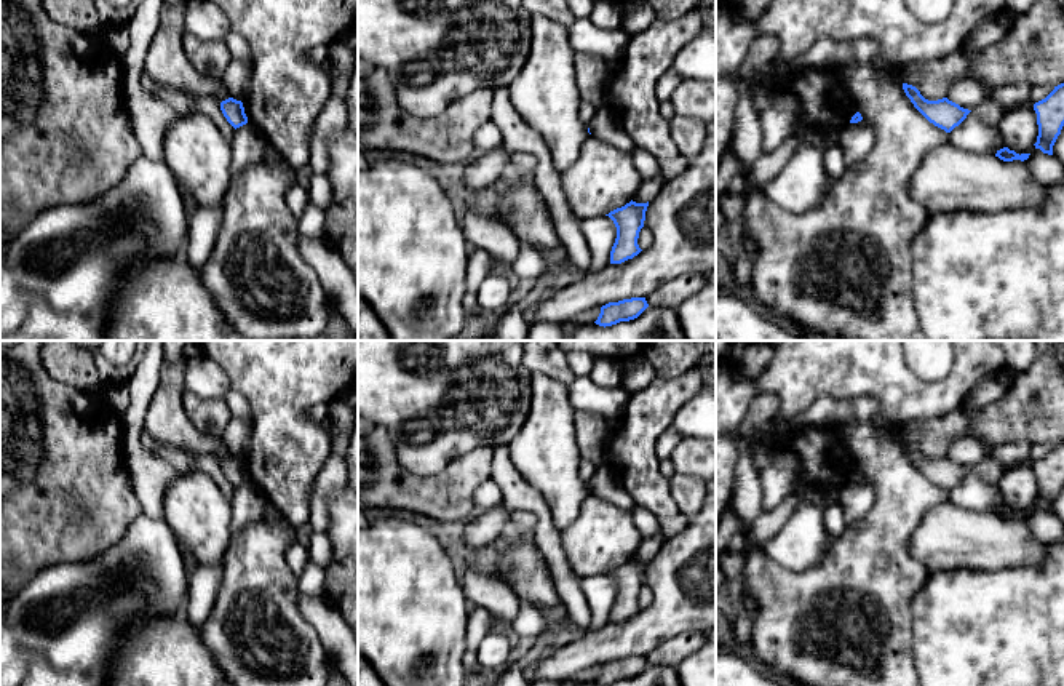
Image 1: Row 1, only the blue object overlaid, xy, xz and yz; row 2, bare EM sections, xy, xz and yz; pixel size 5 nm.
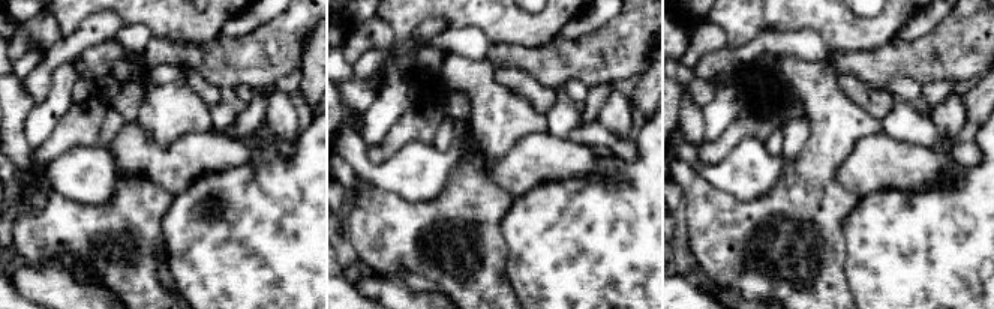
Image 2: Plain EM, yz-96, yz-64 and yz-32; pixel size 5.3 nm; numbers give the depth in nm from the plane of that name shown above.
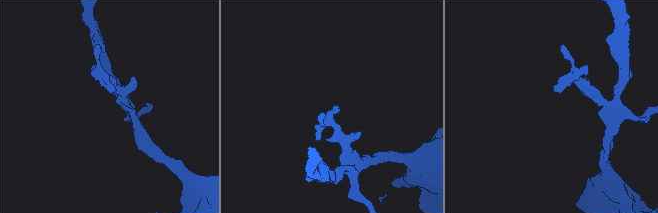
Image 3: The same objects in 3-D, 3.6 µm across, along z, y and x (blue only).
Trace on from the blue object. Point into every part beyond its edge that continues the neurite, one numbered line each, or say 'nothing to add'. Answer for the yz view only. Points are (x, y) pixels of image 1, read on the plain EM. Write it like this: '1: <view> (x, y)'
nothing to add

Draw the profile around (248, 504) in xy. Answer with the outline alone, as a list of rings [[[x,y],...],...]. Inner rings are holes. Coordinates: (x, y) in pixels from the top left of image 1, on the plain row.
[[[249,480],[235,488],[232,504],[232,536],[238,534],[246,524],[264,520],[268,501],[265,494]]]

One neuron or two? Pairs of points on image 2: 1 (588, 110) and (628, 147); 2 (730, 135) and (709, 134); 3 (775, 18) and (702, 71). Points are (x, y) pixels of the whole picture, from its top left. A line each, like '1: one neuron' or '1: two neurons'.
1: two neurons
2: two neurons
3: two neurons

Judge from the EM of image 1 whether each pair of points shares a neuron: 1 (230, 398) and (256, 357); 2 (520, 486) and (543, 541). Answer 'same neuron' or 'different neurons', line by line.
1: different neurons
2: same neuron

